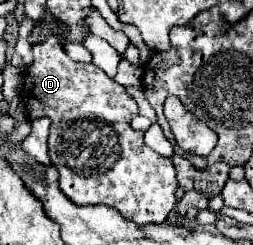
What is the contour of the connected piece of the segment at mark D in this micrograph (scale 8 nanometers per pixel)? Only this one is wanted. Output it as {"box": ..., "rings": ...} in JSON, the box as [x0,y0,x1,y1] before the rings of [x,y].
{"box":[22,35,176,225],"rings":[[[50,35],[50,39],[32,45],[34,61],[24,77],[24,89],[22,89],[22,101],[26,105],[28,119],[40,119],[48,117],[52,121],[50,125],[50,139],[48,139],[48,151],[50,161],[60,173],[60,189],[62,193],[72,199],[76,205],[108,205],[118,209],[126,219],[132,219],[138,225],[144,223],[162,223],[166,221],[168,213],[176,205],[176,171],[168,157],[158,155],[144,143],[144,133],[134,131],[130,127],[132,117],[138,115],[136,101],[126,93],[126,87],[110,79],[102,69],[98,69],[92,63],[78,63],[72,61],[60,39],[56,35]]]}

